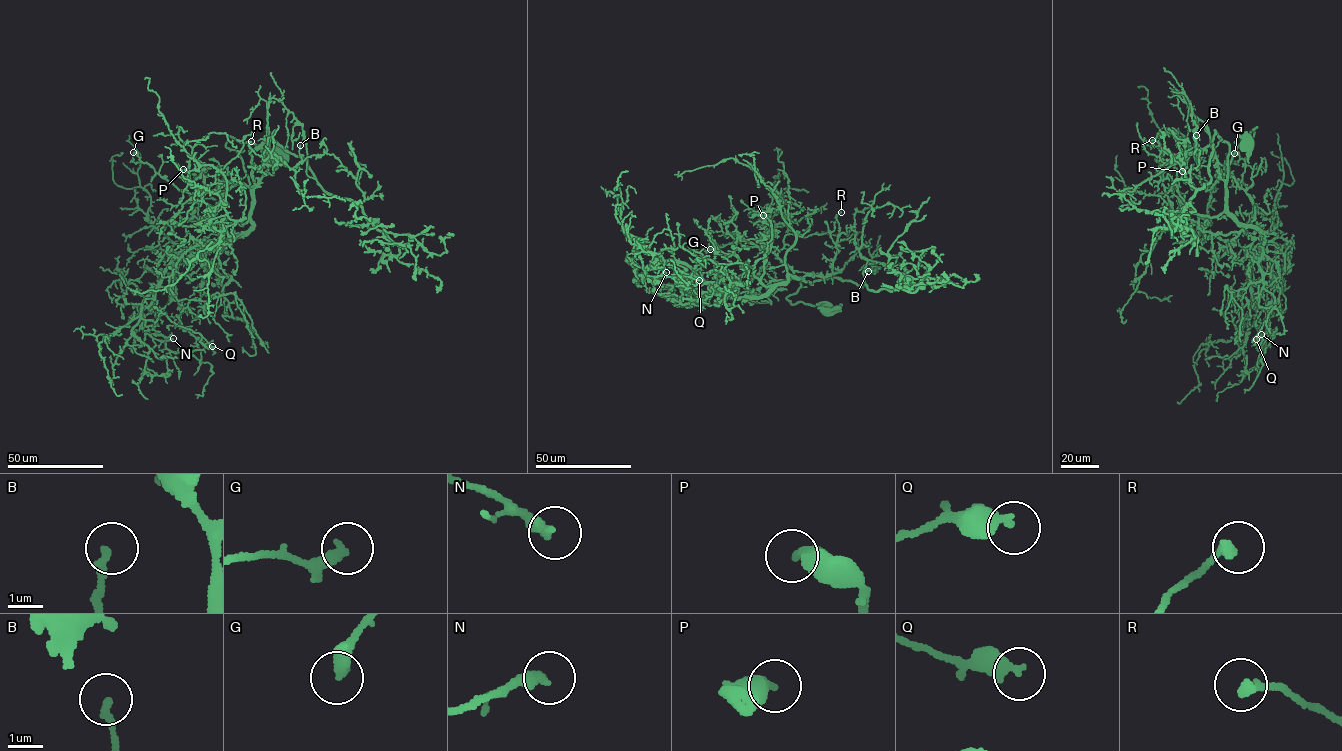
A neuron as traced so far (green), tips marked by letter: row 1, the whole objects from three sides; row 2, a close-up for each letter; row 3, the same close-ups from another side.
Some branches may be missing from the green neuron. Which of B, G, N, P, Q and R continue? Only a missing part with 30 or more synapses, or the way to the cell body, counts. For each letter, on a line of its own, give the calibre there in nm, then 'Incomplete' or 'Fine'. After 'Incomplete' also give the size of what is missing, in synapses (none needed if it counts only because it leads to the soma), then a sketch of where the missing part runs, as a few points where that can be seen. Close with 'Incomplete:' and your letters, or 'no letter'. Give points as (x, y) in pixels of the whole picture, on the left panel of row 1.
B: Thickness 200 nm. Fine
G: Thickness 320 nm. Fine
N: Thickness 320 nm. Fine
P: Thickness 400 nm. Fine
Q: Thickness 400 nm. Fine
R: Thickness 280 nm. Fine
Incomplete: no letter

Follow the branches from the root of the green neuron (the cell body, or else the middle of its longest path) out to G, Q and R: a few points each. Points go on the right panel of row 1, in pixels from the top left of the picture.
G: (1248, 143), (1256, 127), (1213, 191), (1227, 155), (1234, 153)
Q: (1248, 143), (1226, 193), (1265, 233), (1250, 287), (1276, 331), (1256, 339)
R: (1248, 143), (1247, 137), (1256, 127), (1253, 137), (1238, 146), (1226, 180), (1211, 144), (1174, 155), (1152, 140)

